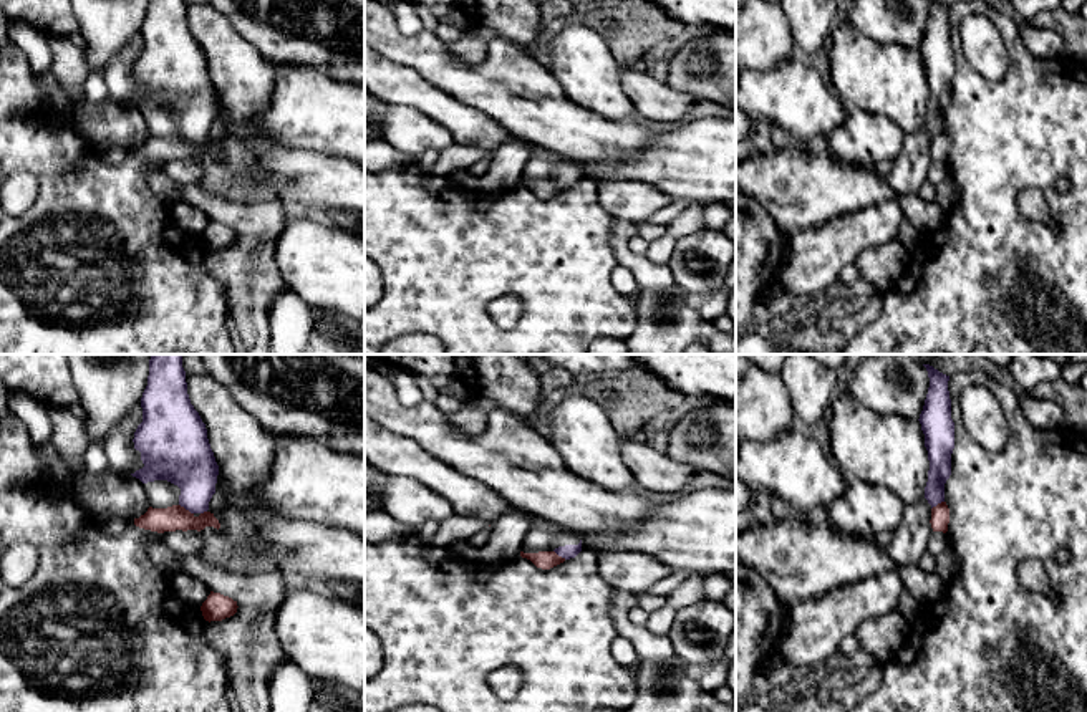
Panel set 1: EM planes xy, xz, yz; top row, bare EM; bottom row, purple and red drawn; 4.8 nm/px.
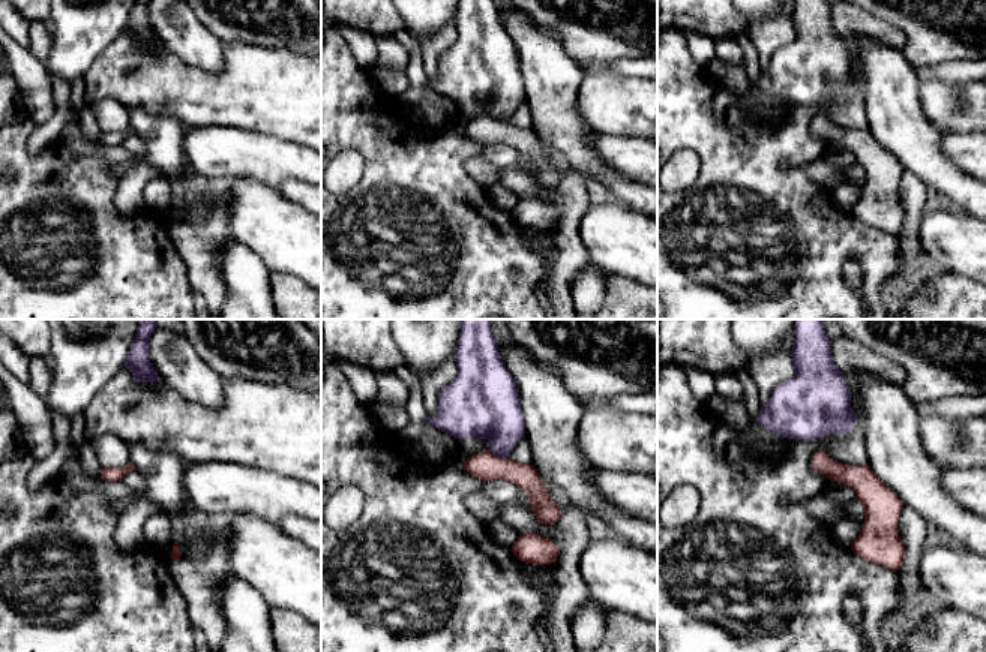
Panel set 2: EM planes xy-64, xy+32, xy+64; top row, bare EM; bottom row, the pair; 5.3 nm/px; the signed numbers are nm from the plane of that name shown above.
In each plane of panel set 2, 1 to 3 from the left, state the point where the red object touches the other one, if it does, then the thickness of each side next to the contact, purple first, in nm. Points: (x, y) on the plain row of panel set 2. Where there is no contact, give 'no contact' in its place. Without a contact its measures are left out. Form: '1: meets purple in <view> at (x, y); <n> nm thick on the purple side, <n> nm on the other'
1: no contact
2: meets purple in xy+32 at (497, 119); 320 nm thick on the purple side, 150 nm on the other
3: no contact

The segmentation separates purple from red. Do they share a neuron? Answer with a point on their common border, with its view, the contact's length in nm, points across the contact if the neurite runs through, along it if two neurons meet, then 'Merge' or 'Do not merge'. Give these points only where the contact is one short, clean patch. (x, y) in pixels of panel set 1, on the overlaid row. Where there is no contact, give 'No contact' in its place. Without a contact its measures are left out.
Touches purple at xy (186, 509). Shared border 90 nm. Boundary: xy (179, 504), (193, 514). Do not merge

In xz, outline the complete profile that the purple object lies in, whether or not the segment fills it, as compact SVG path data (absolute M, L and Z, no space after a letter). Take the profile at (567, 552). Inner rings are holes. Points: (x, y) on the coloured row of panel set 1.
M540 520L529 530L522 551L555 551L558 556L570 560L582 551L582 540L573 530Z

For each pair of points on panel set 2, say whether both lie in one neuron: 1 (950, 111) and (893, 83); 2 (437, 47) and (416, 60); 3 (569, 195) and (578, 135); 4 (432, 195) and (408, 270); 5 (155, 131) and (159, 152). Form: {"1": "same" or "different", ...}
{"1": "different", "2": "different", "3": "different", "4": "same", "5": "same"}

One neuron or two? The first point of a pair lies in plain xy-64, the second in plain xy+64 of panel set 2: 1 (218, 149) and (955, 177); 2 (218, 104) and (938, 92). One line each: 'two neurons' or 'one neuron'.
1: two neurons
2: one neuron

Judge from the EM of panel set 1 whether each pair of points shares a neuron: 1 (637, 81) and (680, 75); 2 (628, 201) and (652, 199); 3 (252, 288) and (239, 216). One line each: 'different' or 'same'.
1: different
2: same
3: same

